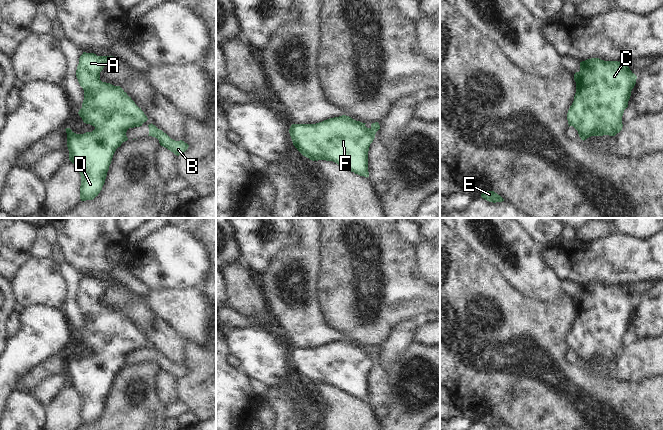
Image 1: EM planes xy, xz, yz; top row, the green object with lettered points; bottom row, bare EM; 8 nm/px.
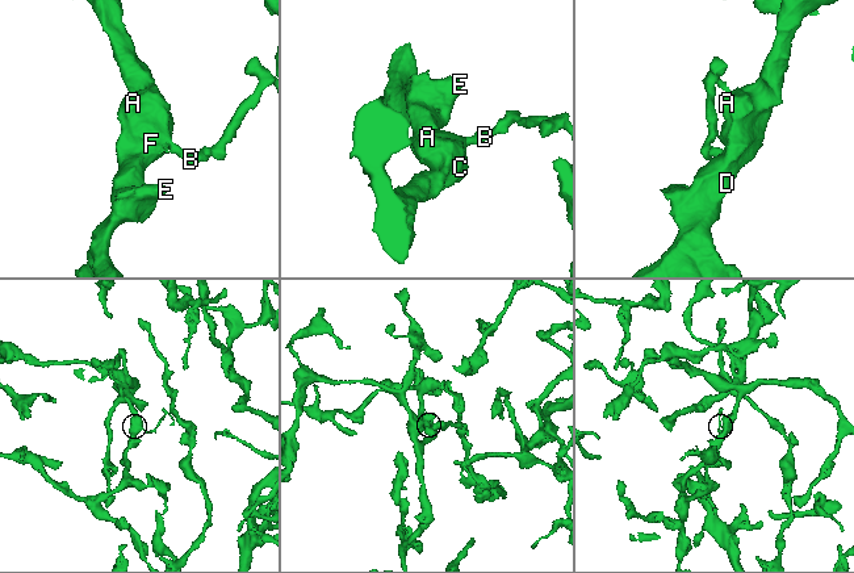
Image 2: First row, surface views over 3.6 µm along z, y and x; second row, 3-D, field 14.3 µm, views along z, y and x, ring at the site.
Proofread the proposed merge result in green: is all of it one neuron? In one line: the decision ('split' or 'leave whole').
split

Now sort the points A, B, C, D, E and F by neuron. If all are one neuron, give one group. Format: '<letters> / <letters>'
A C D E F / B

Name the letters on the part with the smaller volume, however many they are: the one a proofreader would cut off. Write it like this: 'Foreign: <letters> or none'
Foreign: B

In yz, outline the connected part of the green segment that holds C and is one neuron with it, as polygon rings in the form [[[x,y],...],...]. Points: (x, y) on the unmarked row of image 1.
[[[599,282],[580,286],[580,295],[574,298],[576,317],[567,344],[578,355],[581,364],[591,360],[615,360],[622,354],[622,340],[637,303],[628,288],[626,284],[604,285]]]

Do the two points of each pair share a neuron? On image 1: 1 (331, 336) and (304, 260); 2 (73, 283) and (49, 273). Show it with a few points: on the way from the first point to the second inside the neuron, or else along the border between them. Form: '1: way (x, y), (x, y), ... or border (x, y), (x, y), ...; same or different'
1: way (312, 317), (308, 313), (307, 279); same
2: border (59, 264), (65, 286), (62, 302); different

